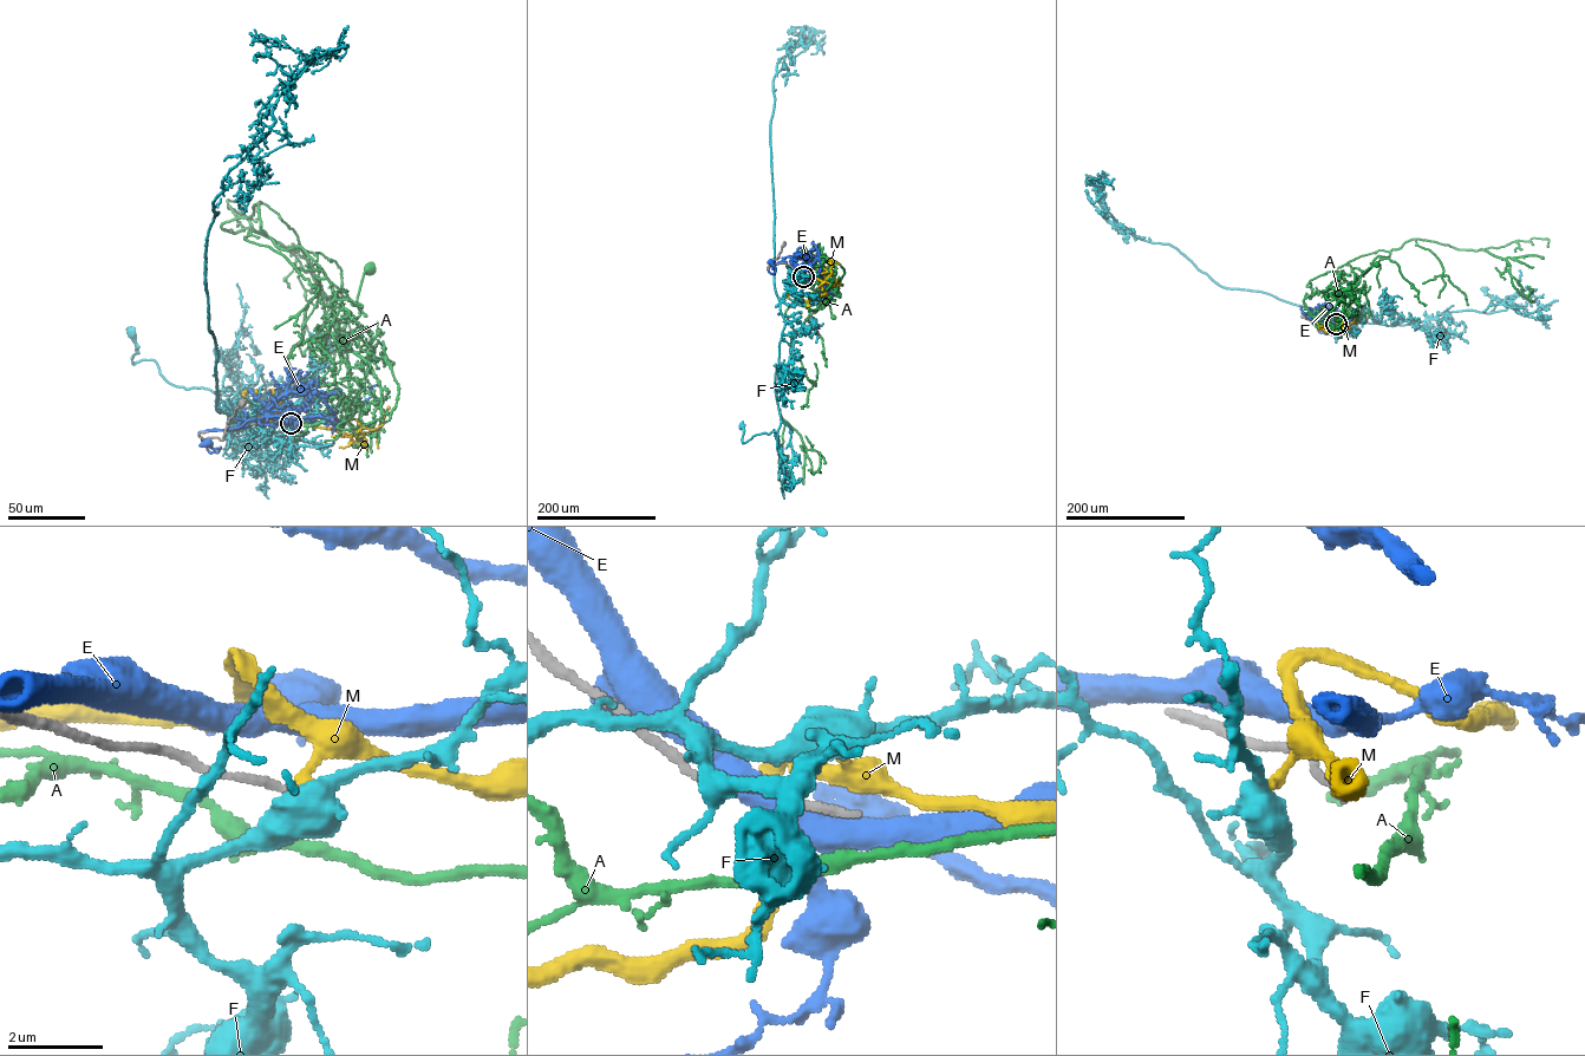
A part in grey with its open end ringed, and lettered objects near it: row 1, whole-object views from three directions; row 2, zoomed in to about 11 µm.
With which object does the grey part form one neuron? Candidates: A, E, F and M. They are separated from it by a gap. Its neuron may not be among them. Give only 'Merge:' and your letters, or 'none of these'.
Merge: M

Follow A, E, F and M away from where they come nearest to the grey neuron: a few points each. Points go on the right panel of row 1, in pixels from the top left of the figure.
A: (1336, 325), (1343, 315), (1356, 317), (1354, 284), (1357, 285), (1361, 275), (1376, 265)
E: (1336, 324), (1318, 320), (1332, 336), (1321, 331)
F: (1335, 324), (1347, 328), (1358, 320), (1393, 326), (1445, 312), (1489, 313), (1502, 300), (1484, 289)
M: (1335, 324), (1341, 327), (1331, 333), (1321, 327), (1323, 324)

